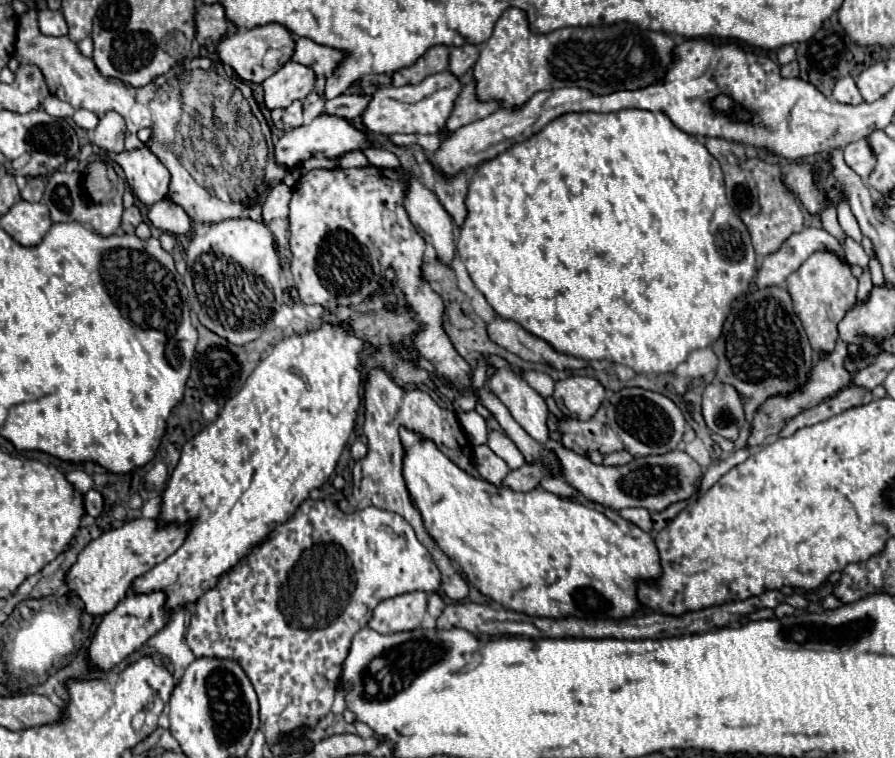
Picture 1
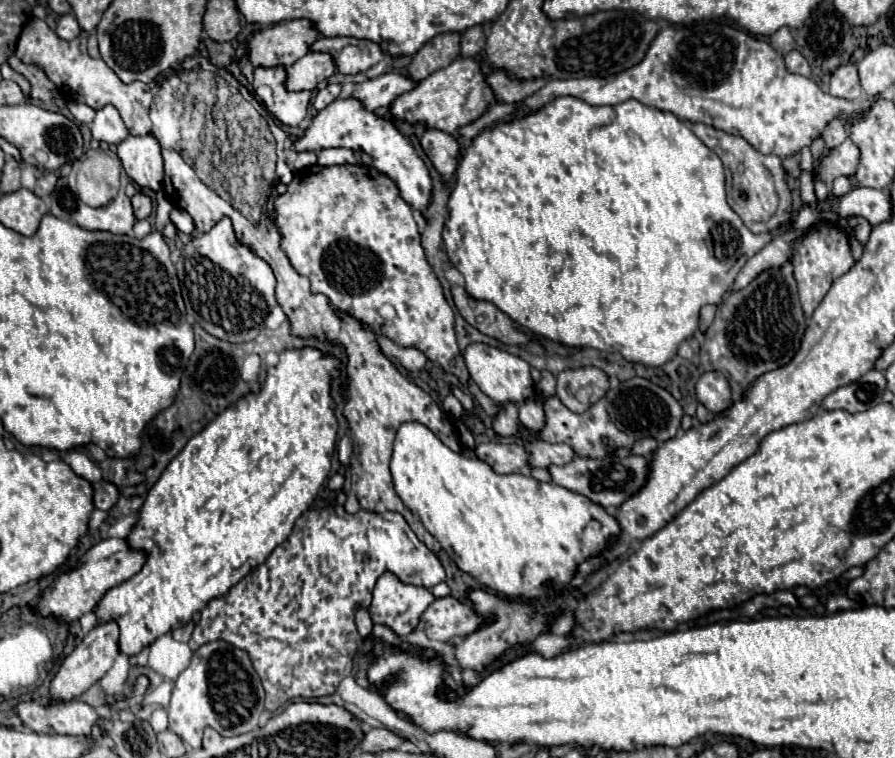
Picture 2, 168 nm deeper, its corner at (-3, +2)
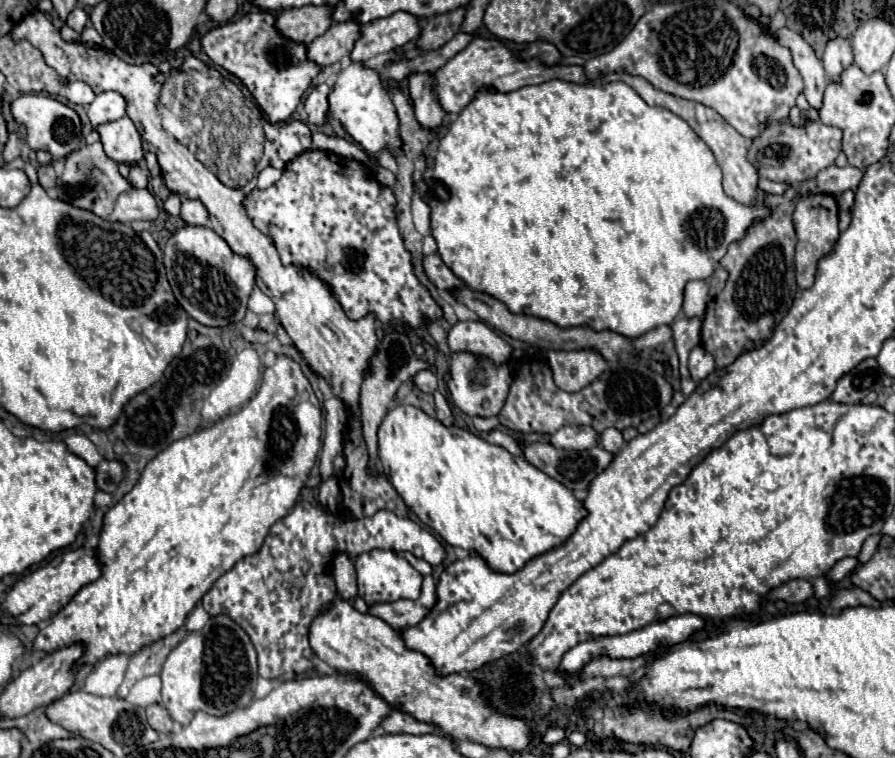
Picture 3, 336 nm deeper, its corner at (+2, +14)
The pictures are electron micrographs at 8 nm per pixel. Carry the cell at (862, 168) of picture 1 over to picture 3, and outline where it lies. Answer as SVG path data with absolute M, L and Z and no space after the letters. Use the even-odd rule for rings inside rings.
M790 121L786 123L774 123L768 127L760 137L756 137L750 145L750 161L760 169L760 175L772 181L786 181L790 185L796 185L796 181L812 179L822 169L830 167L838 153L842 151L842 133L836 127L824 125L820 121L806 121L802 127L792 127Z

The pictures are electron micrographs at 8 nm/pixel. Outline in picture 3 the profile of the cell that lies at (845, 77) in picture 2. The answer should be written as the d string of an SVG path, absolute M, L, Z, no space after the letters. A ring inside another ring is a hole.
M842 37L832 39L832 41L826 45L822 63L824 63L824 71L826 71L826 75L828 75L828 81L832 81L832 83L840 81L842 71L852 65L850 41L848 41L848 39L842 39Z

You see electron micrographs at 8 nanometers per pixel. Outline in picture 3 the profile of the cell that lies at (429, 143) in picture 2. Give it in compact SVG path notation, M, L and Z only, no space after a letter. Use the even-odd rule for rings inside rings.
M416 73L408 81L410 81L410 97L414 103L414 113L418 123L428 131L440 127L444 119L444 111L440 109L436 95L432 91L430 73Z

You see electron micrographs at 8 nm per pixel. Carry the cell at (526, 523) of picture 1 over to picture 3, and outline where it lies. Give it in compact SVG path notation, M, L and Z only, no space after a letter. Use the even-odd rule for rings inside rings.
M396 405L388 411L378 427L378 457L398 495L424 525L434 529L450 547L462 547L480 555L498 573L516 573L530 559L564 545L588 515L572 491L526 459L514 457L506 449L490 445L466 429L444 427L438 419L432 419L414 405Z

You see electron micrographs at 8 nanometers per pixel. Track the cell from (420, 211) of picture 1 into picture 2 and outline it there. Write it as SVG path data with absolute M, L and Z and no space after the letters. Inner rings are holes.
M355 97L335 99L321 113L315 115L311 127L293 145L295 151L321 151L329 147L347 147L363 153L363 165L373 165L373 169L385 173L393 179L401 191L401 197L415 209L423 211L431 201L431 177L423 159L415 153L409 139L393 125L393 121L367 111Z

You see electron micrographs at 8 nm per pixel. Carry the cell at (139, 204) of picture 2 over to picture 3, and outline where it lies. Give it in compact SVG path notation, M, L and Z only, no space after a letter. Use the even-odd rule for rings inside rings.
M132 165L132 167L130 167L128 181L130 181L136 189L146 189L146 185L148 185L148 175L146 175L146 171L140 169L138 165Z

